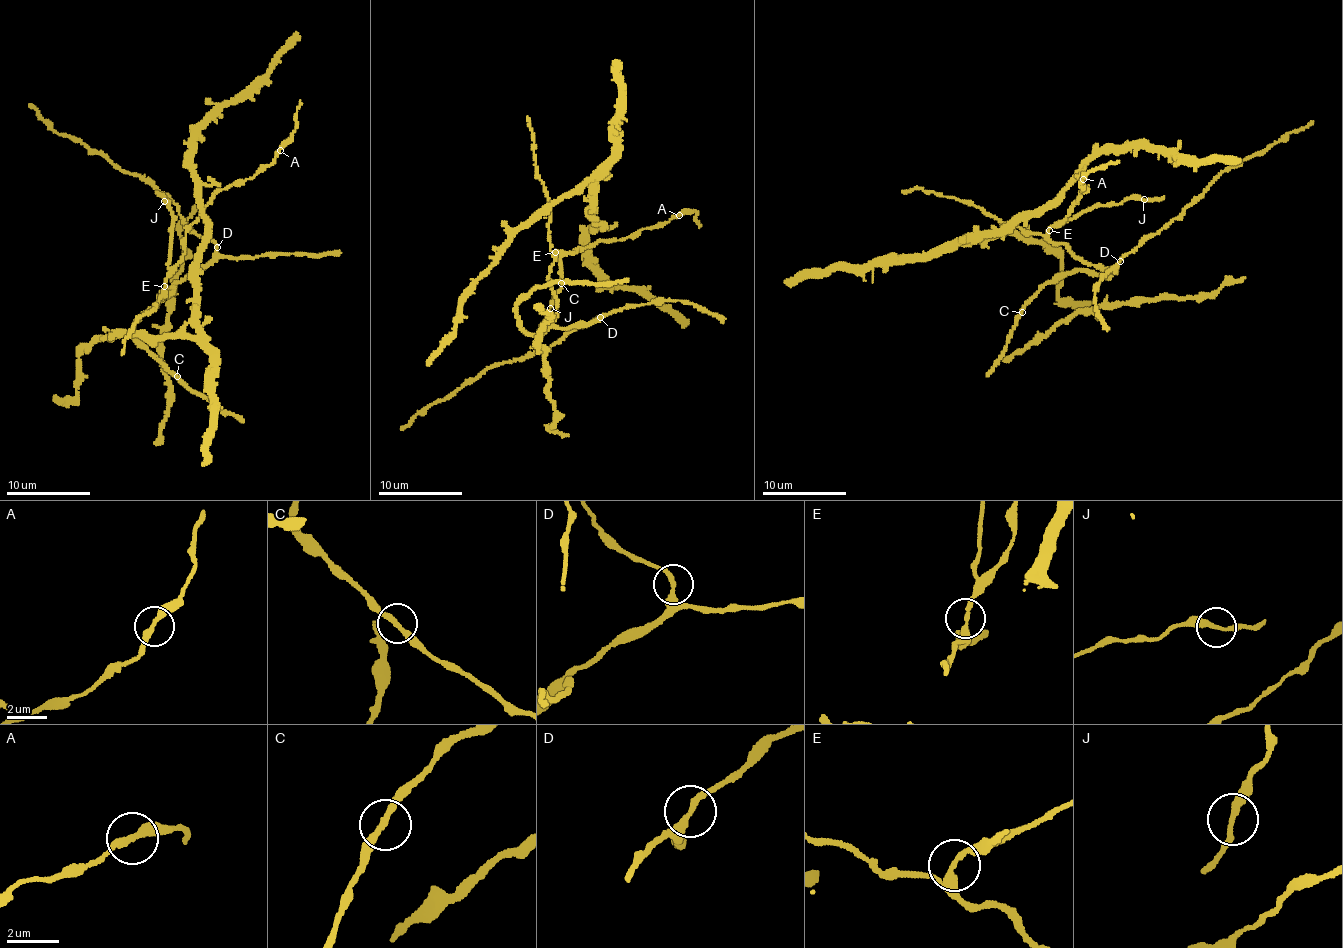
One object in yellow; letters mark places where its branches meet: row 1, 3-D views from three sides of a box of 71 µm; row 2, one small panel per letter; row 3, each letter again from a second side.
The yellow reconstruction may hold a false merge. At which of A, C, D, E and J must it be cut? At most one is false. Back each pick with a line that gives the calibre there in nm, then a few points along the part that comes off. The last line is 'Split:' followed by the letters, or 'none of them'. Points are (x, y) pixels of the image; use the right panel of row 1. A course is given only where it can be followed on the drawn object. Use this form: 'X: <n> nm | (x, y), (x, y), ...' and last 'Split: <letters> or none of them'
Split: none of them

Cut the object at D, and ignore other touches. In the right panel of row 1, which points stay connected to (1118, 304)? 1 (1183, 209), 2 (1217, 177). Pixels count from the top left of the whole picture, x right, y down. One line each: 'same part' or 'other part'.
1: other part
2: other part

